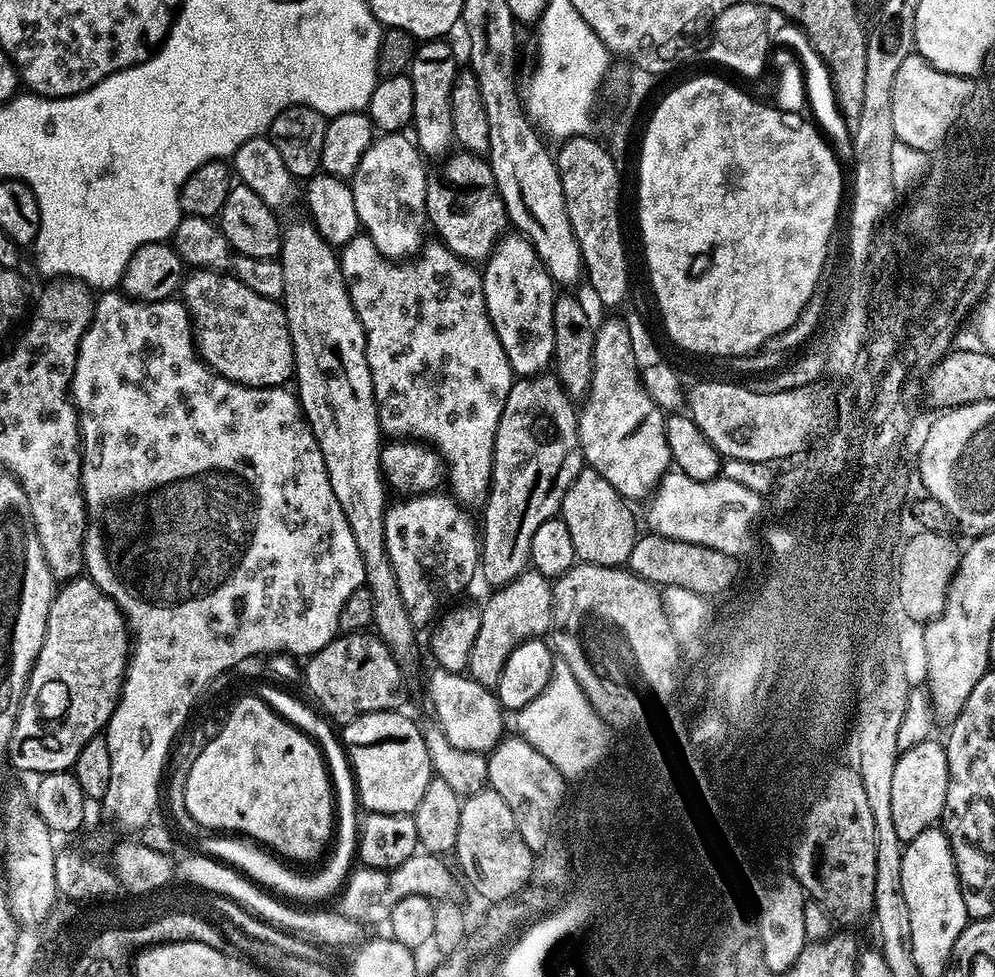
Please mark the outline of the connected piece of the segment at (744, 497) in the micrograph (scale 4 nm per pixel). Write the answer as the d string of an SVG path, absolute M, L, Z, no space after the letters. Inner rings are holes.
M669 470L647 501L648 509L644 512L644 520L648 523L647 531L657 536L682 542L694 542L698 546L710 546L710 550L723 553L745 553L750 550L753 537L757 535L756 523L764 512L764 503L766 503L765 497L738 482L725 478L695 480L679 470Z

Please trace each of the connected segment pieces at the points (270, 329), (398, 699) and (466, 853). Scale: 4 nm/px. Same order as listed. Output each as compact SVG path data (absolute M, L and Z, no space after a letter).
M198 268L185 275L182 303L192 318L196 351L200 353L200 359L218 375L251 388L278 388L293 379L296 359L290 330L284 309L275 299L256 294L227 271Z
M371 631L337 635L322 650L307 657L305 664L308 665L303 665L302 680L304 676L309 694L320 703L319 711L333 721L347 722L362 714L394 712L405 707L401 661Z
M491 790L463 797L458 814L456 864L473 893L483 900L503 900L521 891L534 874L534 852L520 834L511 810Z

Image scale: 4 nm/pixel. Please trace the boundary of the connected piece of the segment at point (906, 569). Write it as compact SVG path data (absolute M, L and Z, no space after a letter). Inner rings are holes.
M925 535L908 543L907 552L904 552L903 575L899 578L899 586L901 608L905 610L909 621L937 620L942 614L962 555L961 545L956 545L956 542L952 536L941 540L940 536Z

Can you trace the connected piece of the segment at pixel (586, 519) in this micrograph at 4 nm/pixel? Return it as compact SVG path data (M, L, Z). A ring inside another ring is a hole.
M584 467L578 478L574 478L562 498L558 516L566 522L576 555L583 563L607 568L627 565L630 550L634 550L638 539L632 512L627 507L626 500L616 492L614 486L592 468Z

